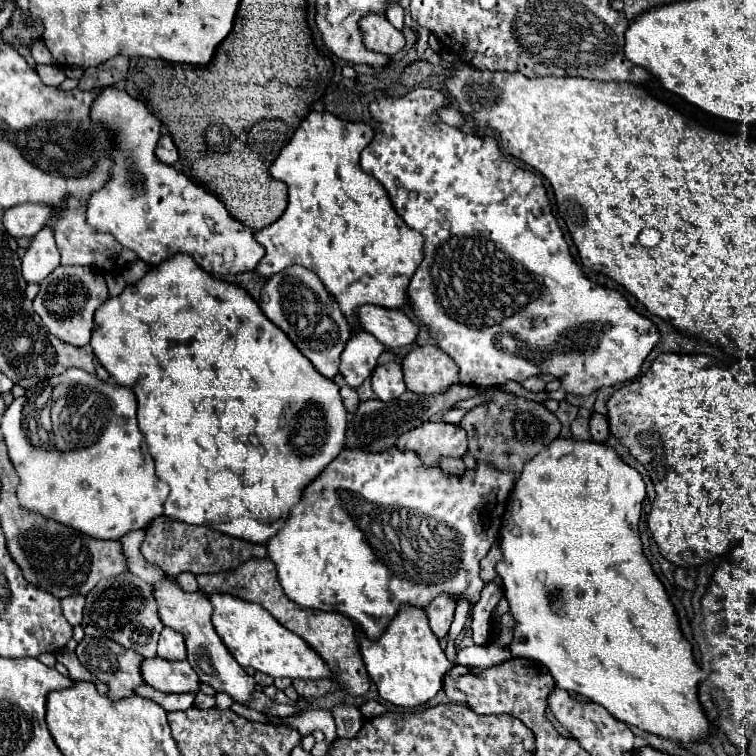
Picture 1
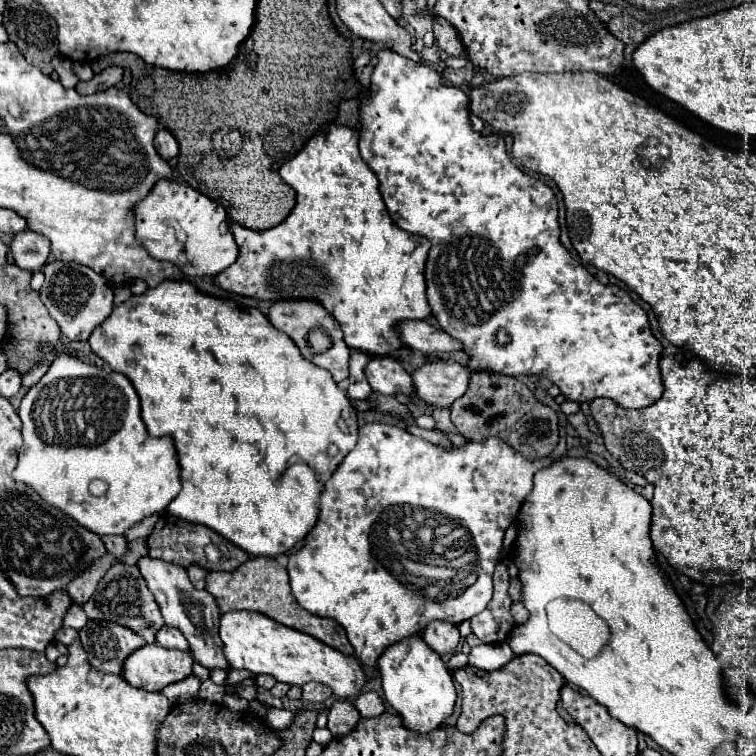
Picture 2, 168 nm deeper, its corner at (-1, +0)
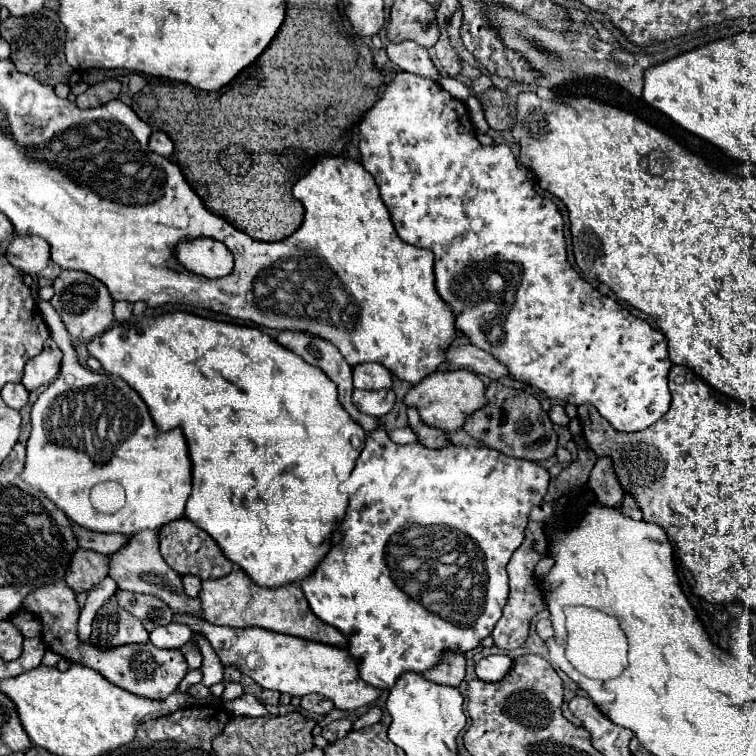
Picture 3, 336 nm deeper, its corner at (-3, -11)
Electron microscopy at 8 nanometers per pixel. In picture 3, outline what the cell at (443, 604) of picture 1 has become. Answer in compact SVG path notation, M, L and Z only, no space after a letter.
M445 652L441 664L431 668L431 672L423 672L423 678L435 684L459 686L465 678L465 656L451 656L449 652Z

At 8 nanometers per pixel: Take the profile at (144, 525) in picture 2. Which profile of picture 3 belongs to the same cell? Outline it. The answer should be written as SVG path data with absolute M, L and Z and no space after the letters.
M77 548L71 556L69 570L65 572L67 584L75 592L89 592L99 580L107 576L107 558L103 554Z

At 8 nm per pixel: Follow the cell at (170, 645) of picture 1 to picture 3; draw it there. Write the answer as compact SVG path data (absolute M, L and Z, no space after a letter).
M171 622L167 626L157 626L149 632L149 640L159 648L181 648L193 638L193 630L185 624Z

